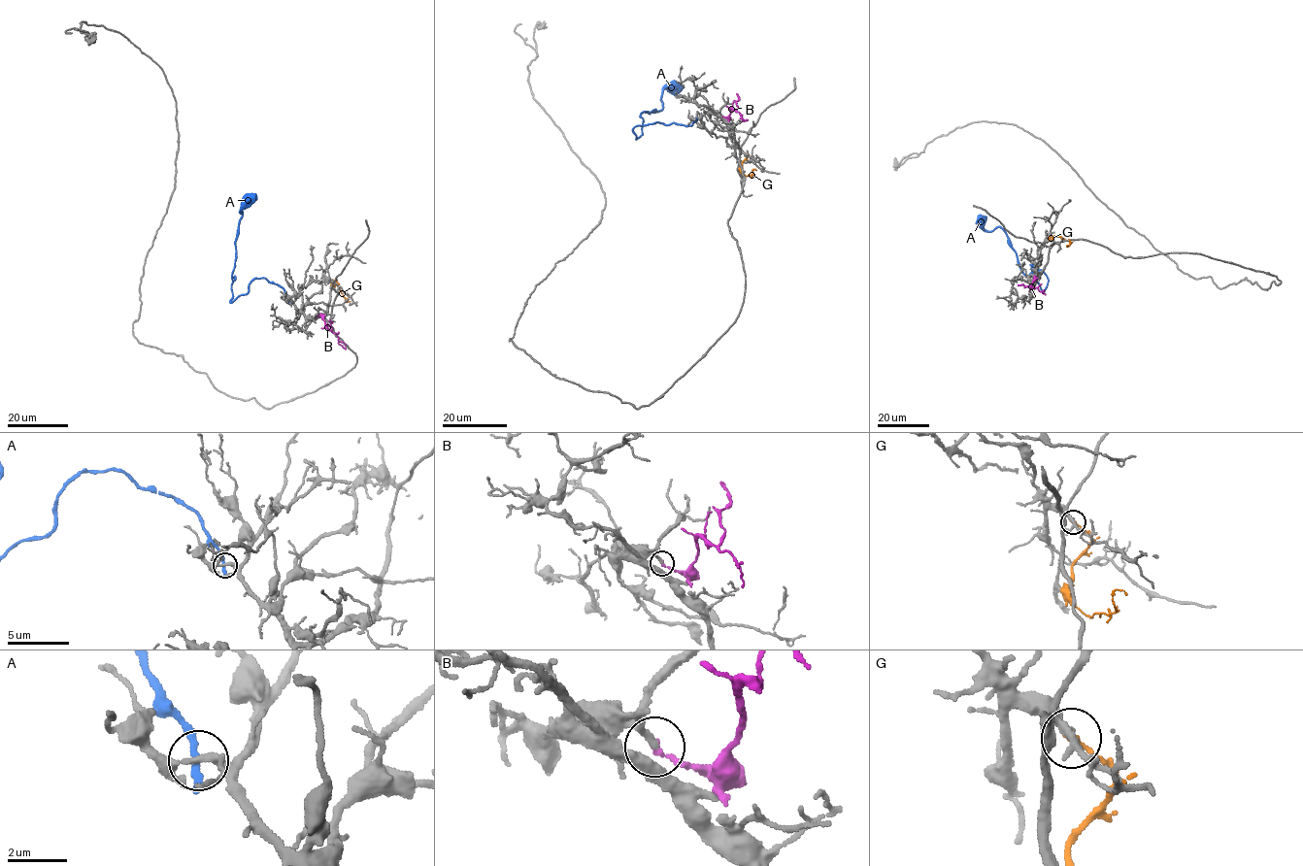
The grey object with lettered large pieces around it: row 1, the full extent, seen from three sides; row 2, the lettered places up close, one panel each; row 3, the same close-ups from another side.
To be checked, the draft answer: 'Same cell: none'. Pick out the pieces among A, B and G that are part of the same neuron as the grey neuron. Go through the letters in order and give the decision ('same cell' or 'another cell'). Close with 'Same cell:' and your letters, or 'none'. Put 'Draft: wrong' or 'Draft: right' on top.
Draft: wrong
A: another cell
B: same cell
G: another cell
Same cell: B

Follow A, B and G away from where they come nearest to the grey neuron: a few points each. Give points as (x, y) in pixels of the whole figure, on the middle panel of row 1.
A: (697, 118), (690, 125), (635, 127), (636, 139), (640, 115), (662, 109), (664, 88), (682, 86)
B: (721, 116), (727, 117), (731, 109), (742, 115), (740, 118), (747, 119)
G: (742, 151), (747, 154), (741, 171), (751, 175), (753, 169), (756, 171)

